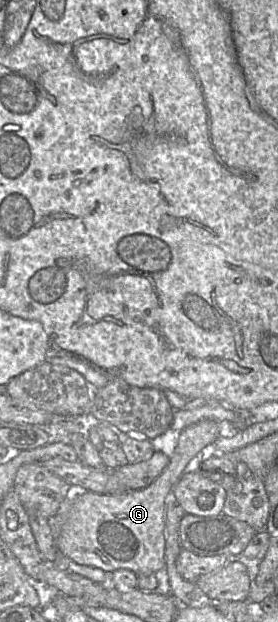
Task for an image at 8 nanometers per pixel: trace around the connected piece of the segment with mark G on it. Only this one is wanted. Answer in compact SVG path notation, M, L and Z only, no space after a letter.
M203 420L197 423L191 424L184 428L180 432L179 441L177 447L170 457L169 463L163 472L147 487L139 489L139 490L130 490L124 493L118 494L101 494L88 490L76 491L72 495L70 495L67 499L65 499L60 505L57 513L52 516L57 516L57 521L60 521L60 534L56 540L56 548L61 557L68 558L78 564L91 566L95 568L102 569L108 575L113 573L118 569L128 569L136 573L137 575L141 575L144 573L155 573L158 570L165 567L165 524L164 524L164 515L165 515L165 502L168 494L172 491L173 486L179 480L181 475L185 472L187 466L191 462L191 460L206 446L211 445L215 442L215 440L220 436L220 424L213 420Z

